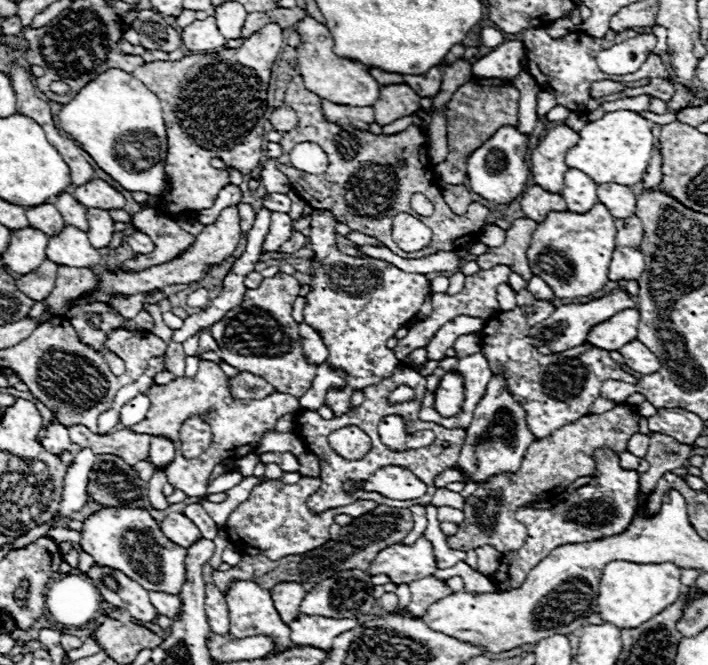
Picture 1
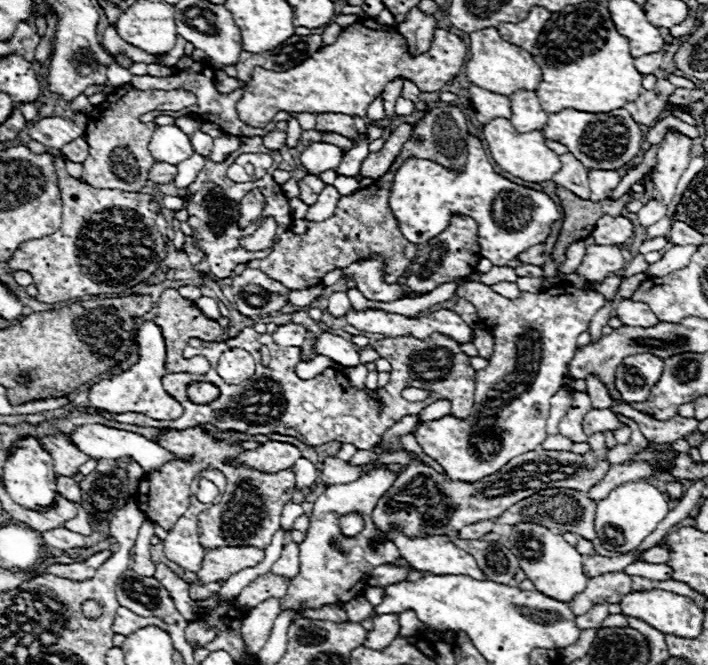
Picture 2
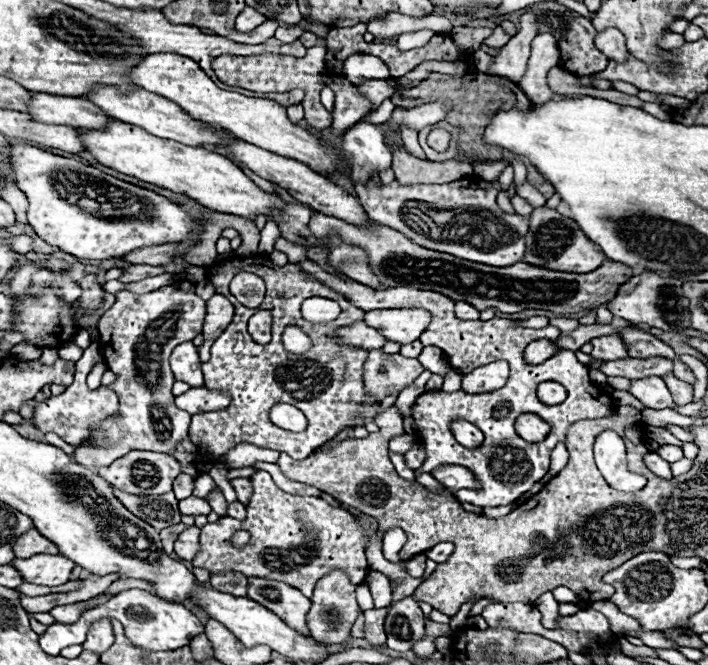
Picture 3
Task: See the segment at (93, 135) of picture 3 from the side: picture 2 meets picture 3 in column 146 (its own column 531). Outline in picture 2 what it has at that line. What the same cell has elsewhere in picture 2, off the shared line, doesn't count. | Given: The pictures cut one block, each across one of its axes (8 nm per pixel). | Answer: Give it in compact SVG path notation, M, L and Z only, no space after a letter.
M496 118L490 124L486 124L484 126L484 140L486 140L488 148L490 148L490 154L492 154L494 162L502 170L506 170L506 172L510 172L510 174L514 174L514 176L518 176L518 178L522 178L526 182L552 180L552 176L560 170L560 158L558 158L556 152L552 152L546 146L544 136L540 132L522 134L522 132L514 130L514 126L510 124L508 118Z

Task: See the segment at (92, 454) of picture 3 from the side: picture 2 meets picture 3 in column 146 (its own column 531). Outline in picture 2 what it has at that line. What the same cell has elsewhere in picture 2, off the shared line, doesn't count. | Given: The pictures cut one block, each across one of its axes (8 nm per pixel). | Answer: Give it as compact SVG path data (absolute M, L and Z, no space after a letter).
M470 282L470 284L464 284L464 286L458 288L456 296L466 298L466 300L470 300L472 304L476 304L480 322L486 324L488 330L492 332L492 336L494 336L494 352L492 352L492 358L488 360L488 366L486 366L484 370L476 370L474 406L472 406L470 416L468 416L466 420L460 420L460 418L448 414L448 416L440 418L440 420L424 422L424 424L418 428L418 432L416 432L416 440L418 440L418 444L422 446L422 450L424 450L430 458L434 458L434 460L446 470L446 474L448 474L452 480L458 480L458 482L478 482L478 480L482 480L482 478L486 478L486 476L490 476L490 474L496 474L496 472L498 472L508 460L512 460L514 456L520 456L520 454L530 452L530 450L536 450L536 448L544 442L544 438L546 438L546 420L548 420L548 410L550 410L550 398L560 390L560 386L562 386L562 382L564 382L564 364L568 364L568 360L574 356L574 352L576 352L576 348L578 348L576 340L578 340L580 332L584 332L584 330L588 328L592 316L594 316L594 314L604 306L604 302L606 302L606 298L604 298L600 292L584 290L584 288L574 288L572 284L564 284L564 292L562 292L562 294L550 294L550 292L554 292L554 288L552 288L552 290L546 290L546 292L538 292L538 294L522 292L516 300L508 300L508 298L502 298L500 294L494 294L488 286L476 284L476 282Z

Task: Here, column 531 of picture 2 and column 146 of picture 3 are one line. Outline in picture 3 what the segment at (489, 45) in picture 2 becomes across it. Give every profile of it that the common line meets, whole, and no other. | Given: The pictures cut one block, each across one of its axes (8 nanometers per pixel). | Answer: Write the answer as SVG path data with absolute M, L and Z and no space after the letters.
M172 52L146 54L136 66L128 70L128 76L136 86L176 102L192 118L208 122L208 124L218 124L220 128L232 132L234 136L250 144L258 144L260 148L266 148L270 152L280 152L280 156L304 162L316 172L342 170L338 166L340 156L336 154L336 150L332 146L322 146L316 136L308 134L298 124L290 122L286 116L286 108L282 108L278 102L266 100L266 98L250 98L238 92L222 90L212 82L212 78L204 74L204 70L194 60L186 56L172 54Z

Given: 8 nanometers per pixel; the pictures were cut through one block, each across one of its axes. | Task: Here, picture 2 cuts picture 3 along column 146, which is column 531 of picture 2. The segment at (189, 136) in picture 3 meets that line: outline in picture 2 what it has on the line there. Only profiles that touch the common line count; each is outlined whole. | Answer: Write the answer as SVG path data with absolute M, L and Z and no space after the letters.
M516 92L510 98L512 104L512 126L518 132L532 132L532 130L542 130L544 124L548 122L548 114L542 110L536 92Z

